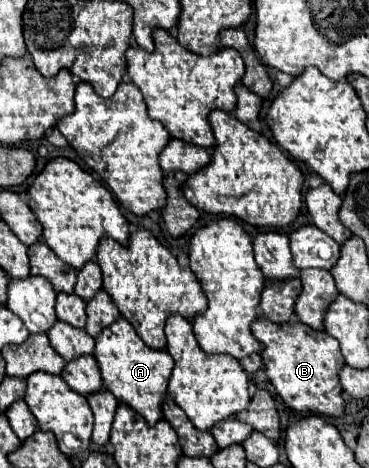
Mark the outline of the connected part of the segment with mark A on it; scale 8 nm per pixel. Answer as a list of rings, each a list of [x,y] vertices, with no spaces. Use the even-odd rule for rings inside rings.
[[[119,318],[95,338],[95,360],[99,362],[105,390],[119,402],[131,406],[149,426],[155,426],[163,418],[161,406],[167,398],[167,384],[173,370],[173,358],[165,350],[151,350],[145,346],[135,328],[125,322],[125,318]]]

